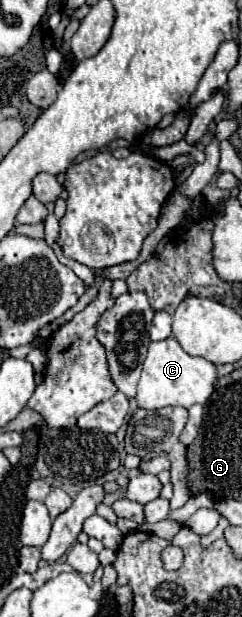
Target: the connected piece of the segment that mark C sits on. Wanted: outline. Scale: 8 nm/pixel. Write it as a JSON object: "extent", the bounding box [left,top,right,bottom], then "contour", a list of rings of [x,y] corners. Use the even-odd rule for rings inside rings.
{"extent":[138,337,216,409],"contour":[[[174,337],[150,343],[148,357],[144,361],[144,371],[138,383],[138,407],[142,409],[162,409],[168,405],[190,407],[194,403],[206,403],[212,395],[216,381],[216,367],[204,357],[188,355]]]}

